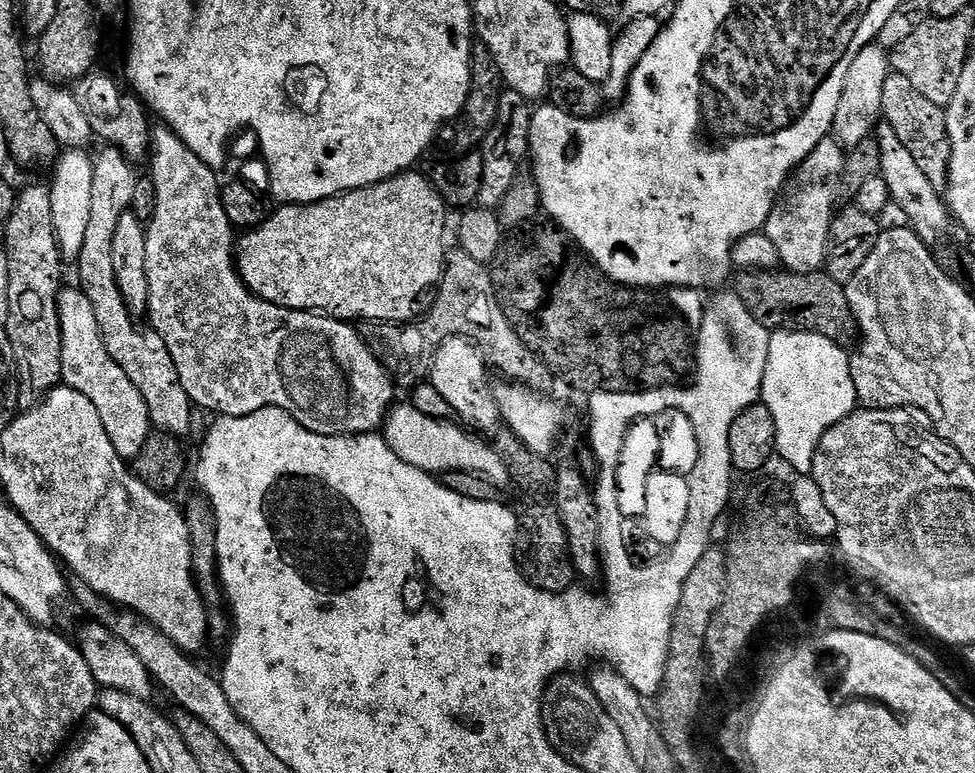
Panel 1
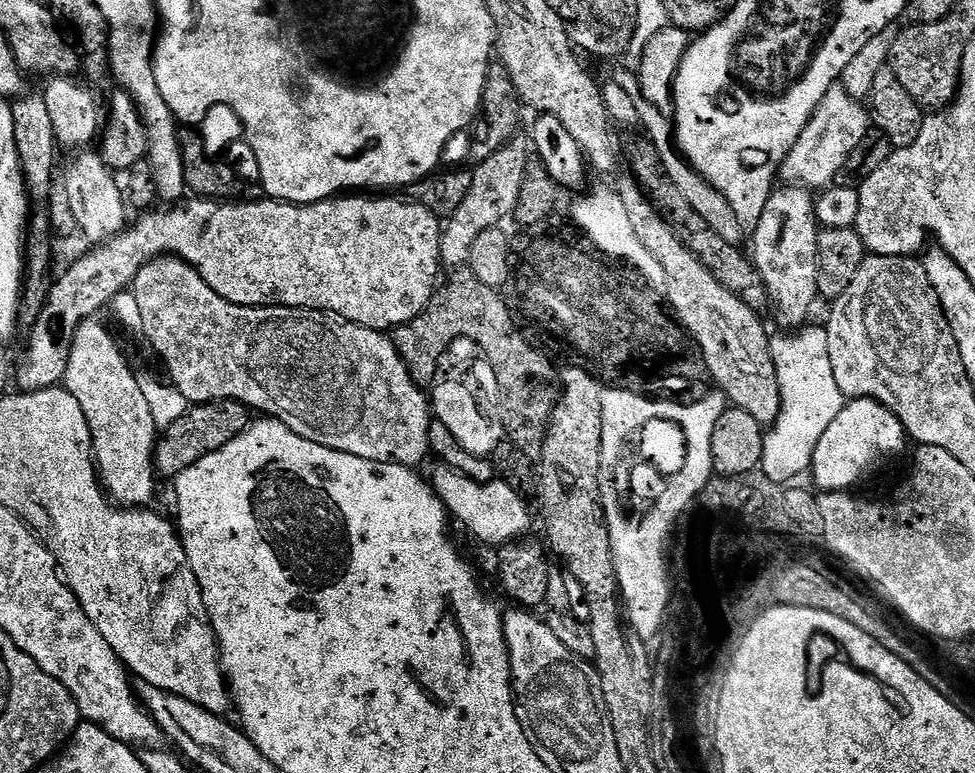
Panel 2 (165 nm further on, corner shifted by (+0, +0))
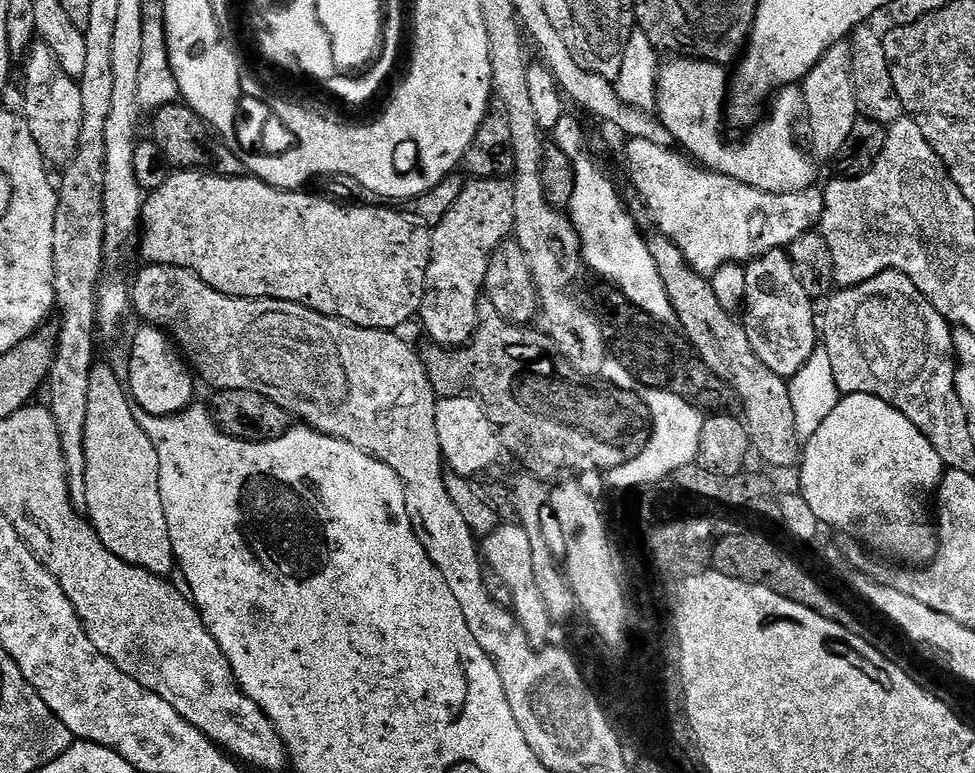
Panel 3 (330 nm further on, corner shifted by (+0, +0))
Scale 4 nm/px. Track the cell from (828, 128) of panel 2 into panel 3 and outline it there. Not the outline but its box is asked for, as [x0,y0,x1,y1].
[656,58,816,194]

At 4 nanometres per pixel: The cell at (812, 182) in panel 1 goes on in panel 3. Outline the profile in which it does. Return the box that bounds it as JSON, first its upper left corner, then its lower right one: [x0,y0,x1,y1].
[742,248,818,378]

